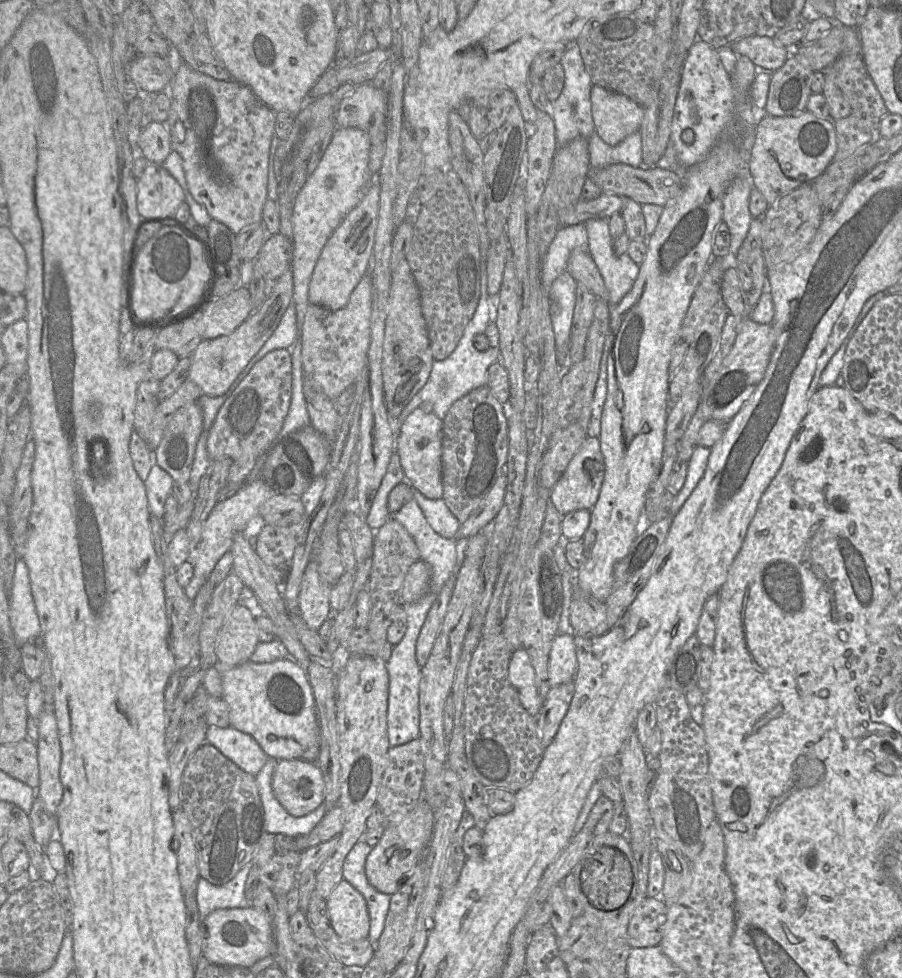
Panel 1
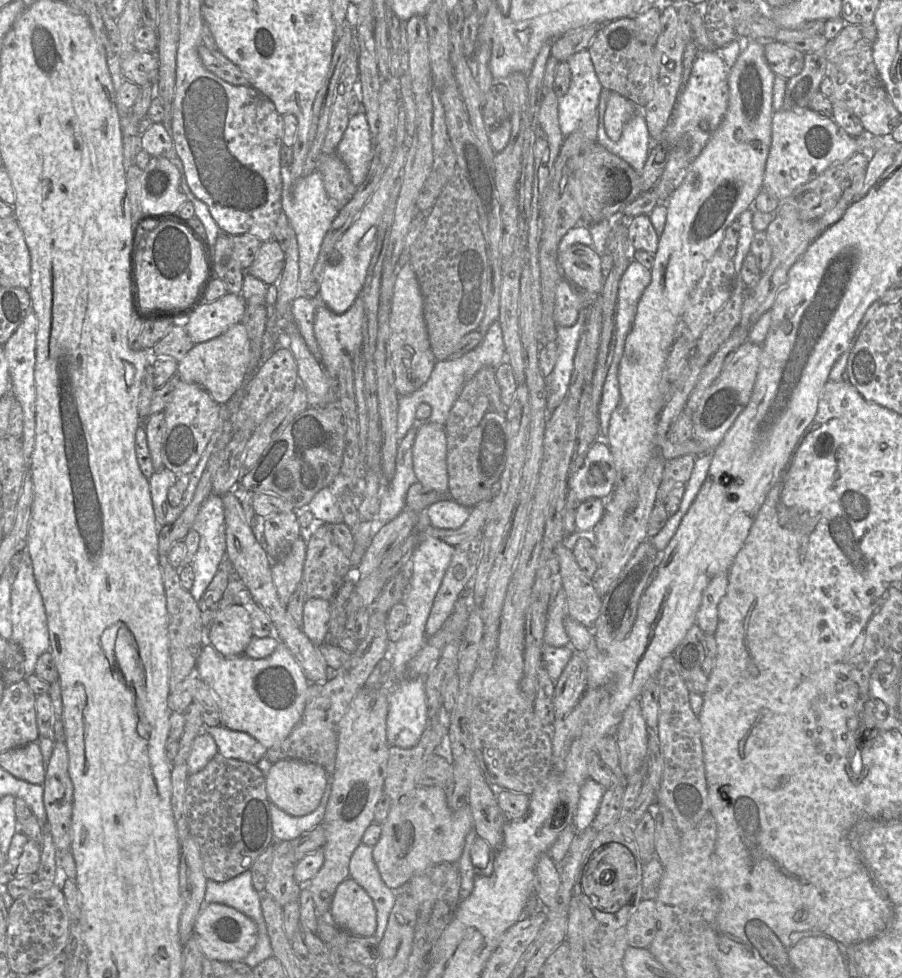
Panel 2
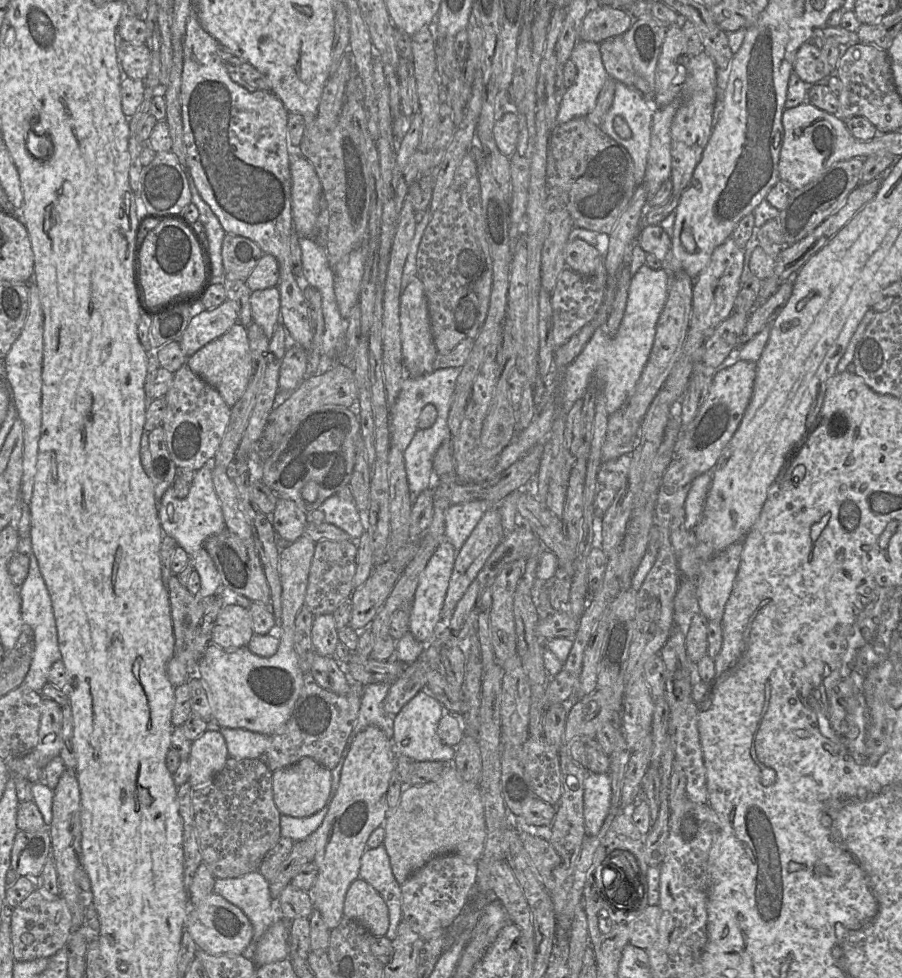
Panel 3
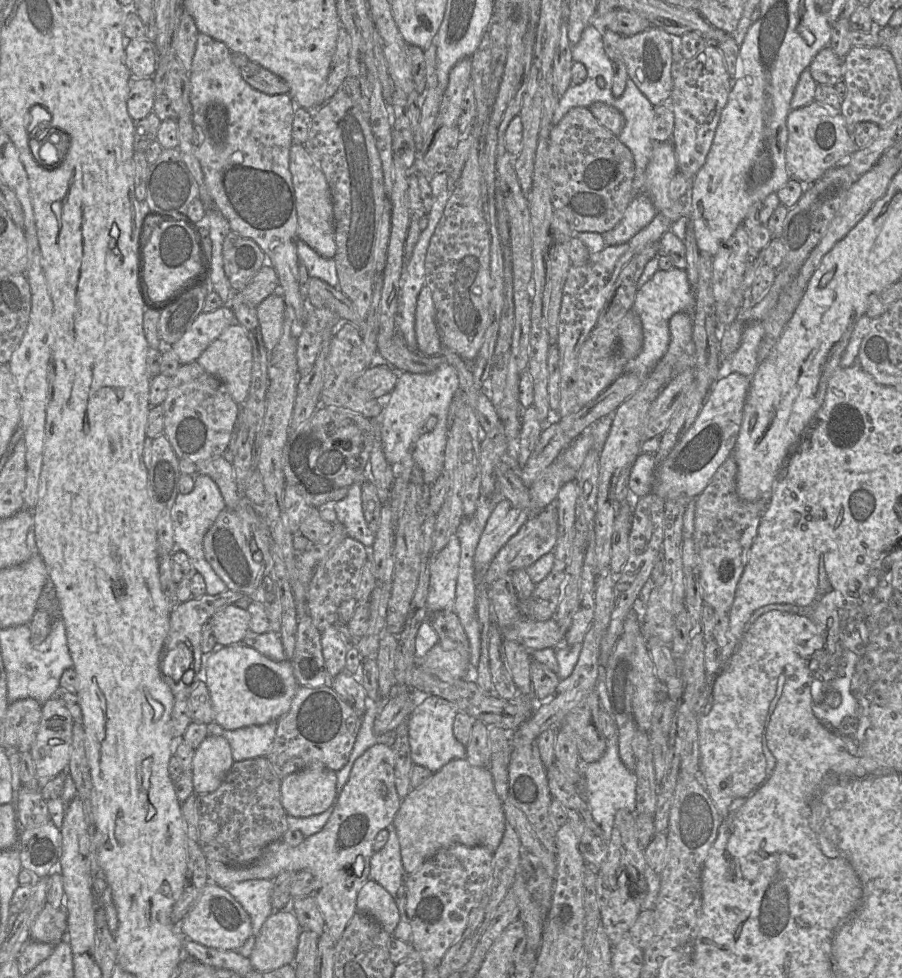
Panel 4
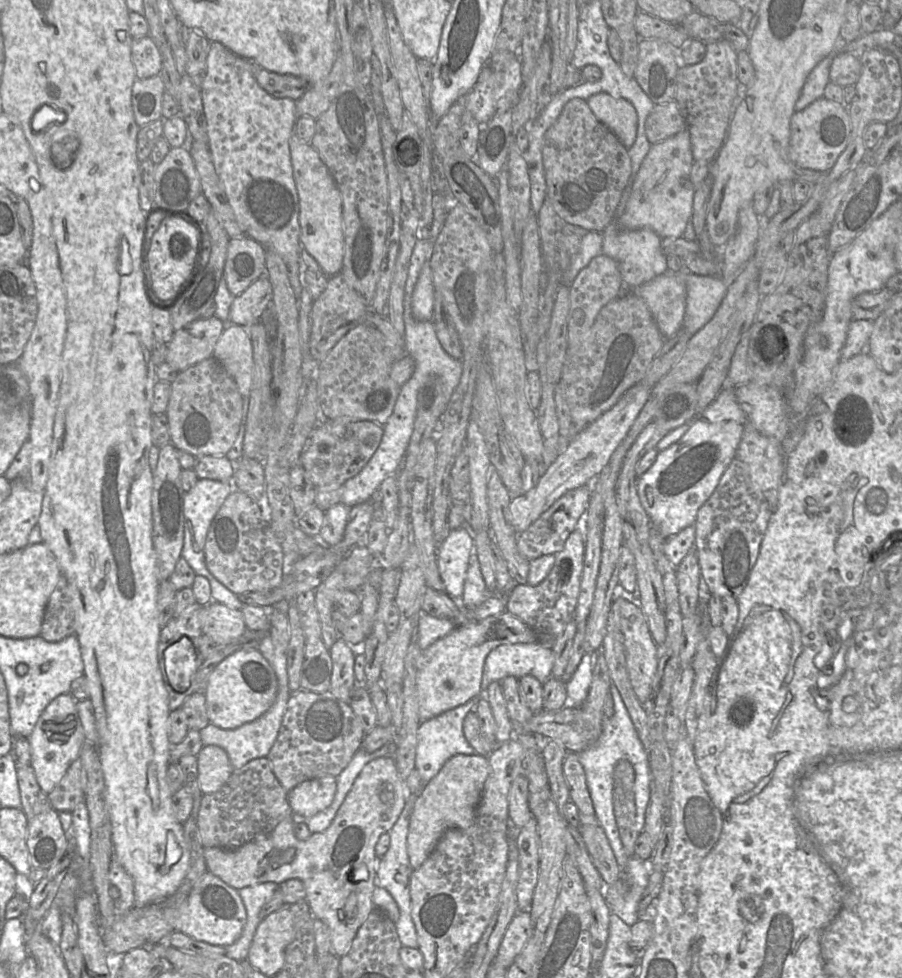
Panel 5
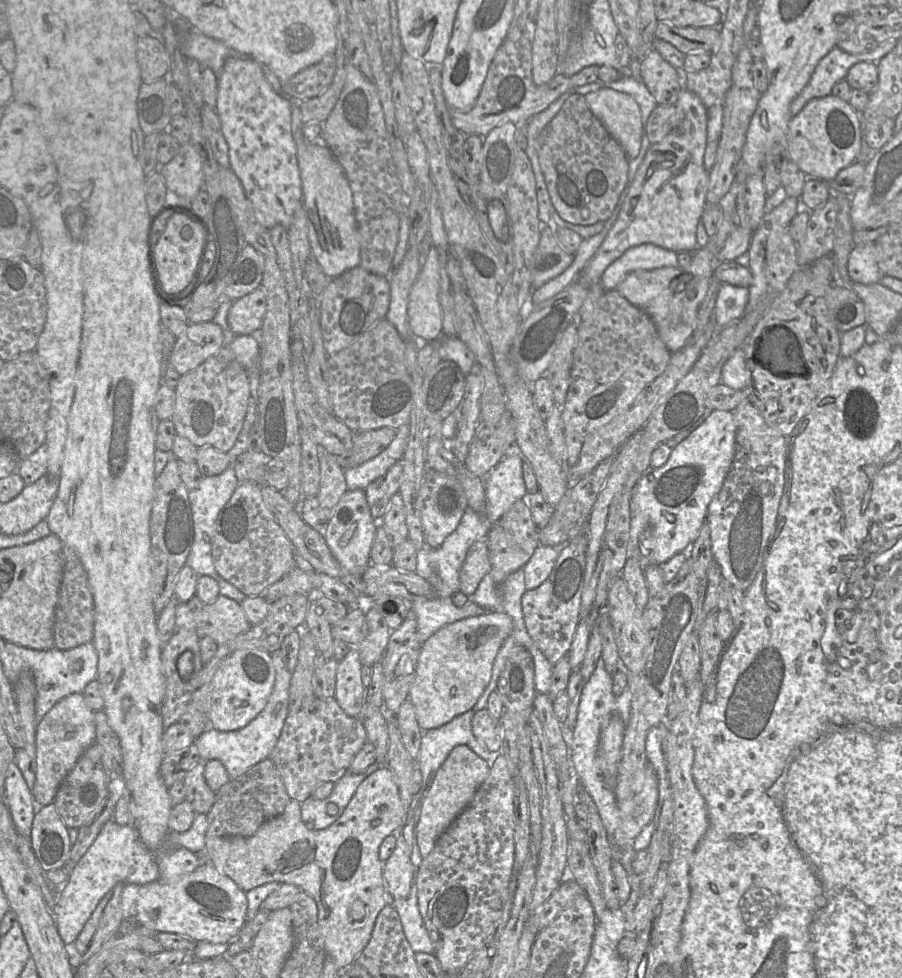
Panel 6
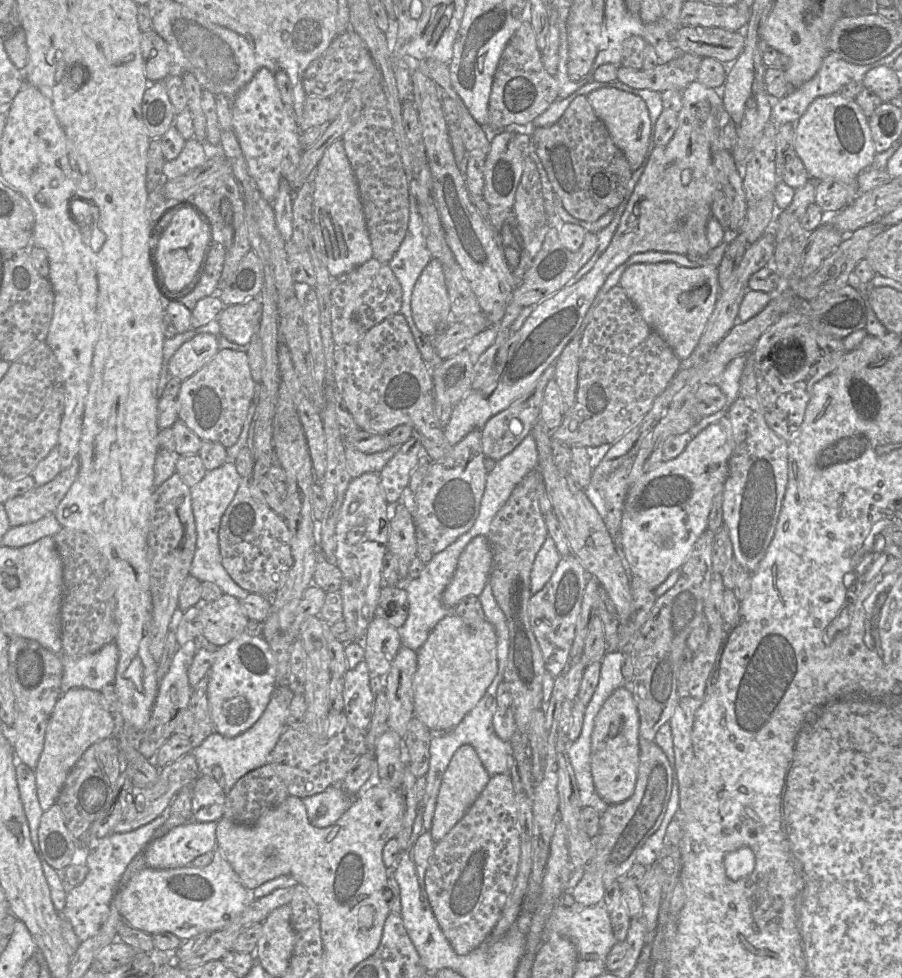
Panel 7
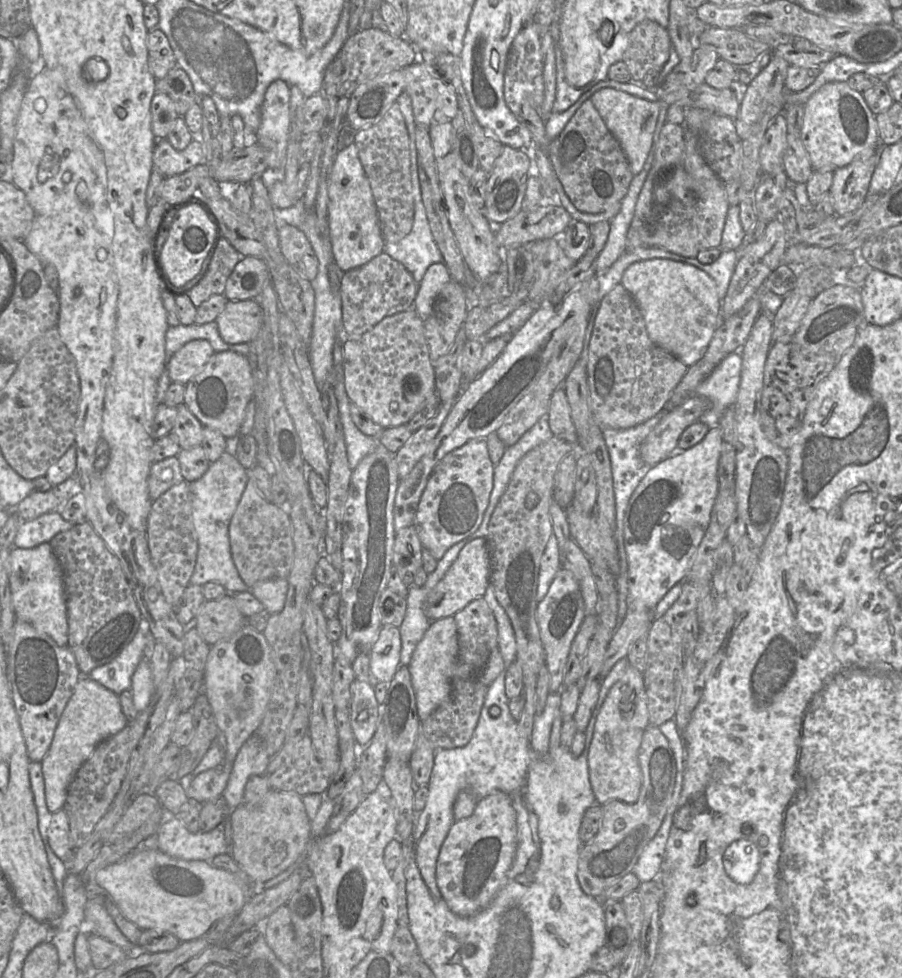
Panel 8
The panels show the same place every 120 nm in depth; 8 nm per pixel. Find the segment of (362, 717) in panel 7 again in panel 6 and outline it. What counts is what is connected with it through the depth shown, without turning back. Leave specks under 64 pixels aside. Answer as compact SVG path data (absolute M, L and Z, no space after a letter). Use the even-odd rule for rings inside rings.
M350 648L338 662L335 700L352 717L359 717L366 702L366 687L361 680L361 657L357 648Z

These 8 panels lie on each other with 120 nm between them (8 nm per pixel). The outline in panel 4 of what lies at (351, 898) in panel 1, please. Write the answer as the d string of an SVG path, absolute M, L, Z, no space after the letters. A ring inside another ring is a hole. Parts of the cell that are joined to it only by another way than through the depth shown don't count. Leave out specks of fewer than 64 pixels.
M368 880L359 890L356 908L357 912L377 921L389 934L394 932L400 919L398 907L392 895L373 880Z

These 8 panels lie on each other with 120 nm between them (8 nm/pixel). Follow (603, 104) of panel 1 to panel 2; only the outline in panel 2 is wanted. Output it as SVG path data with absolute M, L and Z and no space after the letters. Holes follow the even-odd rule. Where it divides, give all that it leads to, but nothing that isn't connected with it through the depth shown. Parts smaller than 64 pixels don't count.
M616 92L609 94L604 112L604 127L612 141L620 140L625 124L638 110L639 108L631 100Z

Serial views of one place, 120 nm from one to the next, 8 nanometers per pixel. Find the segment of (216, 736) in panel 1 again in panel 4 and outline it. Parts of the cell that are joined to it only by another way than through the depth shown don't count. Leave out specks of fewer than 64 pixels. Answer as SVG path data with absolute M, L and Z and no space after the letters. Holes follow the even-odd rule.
M215 721L207 724L207 735L223 736L231 746L233 760L266 757L273 744L277 721L263 725L251 725L235 730L221 727Z

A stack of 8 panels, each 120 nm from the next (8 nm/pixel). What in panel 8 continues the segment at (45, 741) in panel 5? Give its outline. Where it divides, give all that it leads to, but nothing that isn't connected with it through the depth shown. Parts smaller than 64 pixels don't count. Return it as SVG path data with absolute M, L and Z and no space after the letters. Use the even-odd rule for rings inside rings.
M82 676L61 714L49 750L41 761L46 804L51 813L63 808L73 776L96 747L127 724L118 695L90 677Z

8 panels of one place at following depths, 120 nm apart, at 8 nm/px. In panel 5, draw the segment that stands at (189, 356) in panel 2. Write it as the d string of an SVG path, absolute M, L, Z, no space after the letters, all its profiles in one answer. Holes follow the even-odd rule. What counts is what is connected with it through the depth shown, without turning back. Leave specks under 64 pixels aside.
M227 323L214 352L215 358L234 379L242 397L250 396L254 375L253 346L247 329Z

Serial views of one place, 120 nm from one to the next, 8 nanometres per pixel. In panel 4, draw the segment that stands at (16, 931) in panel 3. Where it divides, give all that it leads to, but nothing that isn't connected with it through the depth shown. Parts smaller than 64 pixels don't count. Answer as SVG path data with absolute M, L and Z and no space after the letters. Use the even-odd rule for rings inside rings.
M48 902L30 929L30 940L58 945L66 937L67 911L54 909Z

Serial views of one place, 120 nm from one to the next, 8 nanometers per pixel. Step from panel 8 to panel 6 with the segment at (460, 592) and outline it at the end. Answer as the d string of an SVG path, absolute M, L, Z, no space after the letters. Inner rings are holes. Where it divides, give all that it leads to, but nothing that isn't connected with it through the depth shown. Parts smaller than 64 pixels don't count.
M480 540L469 549L460 571L460 591L472 595L491 569L487 542Z

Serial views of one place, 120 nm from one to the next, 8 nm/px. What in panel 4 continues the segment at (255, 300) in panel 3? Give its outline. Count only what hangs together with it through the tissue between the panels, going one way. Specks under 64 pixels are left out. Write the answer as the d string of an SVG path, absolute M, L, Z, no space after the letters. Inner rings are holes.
M275 292L265 298L257 307L263 342L270 352L277 345L285 322L286 304L283 296Z

